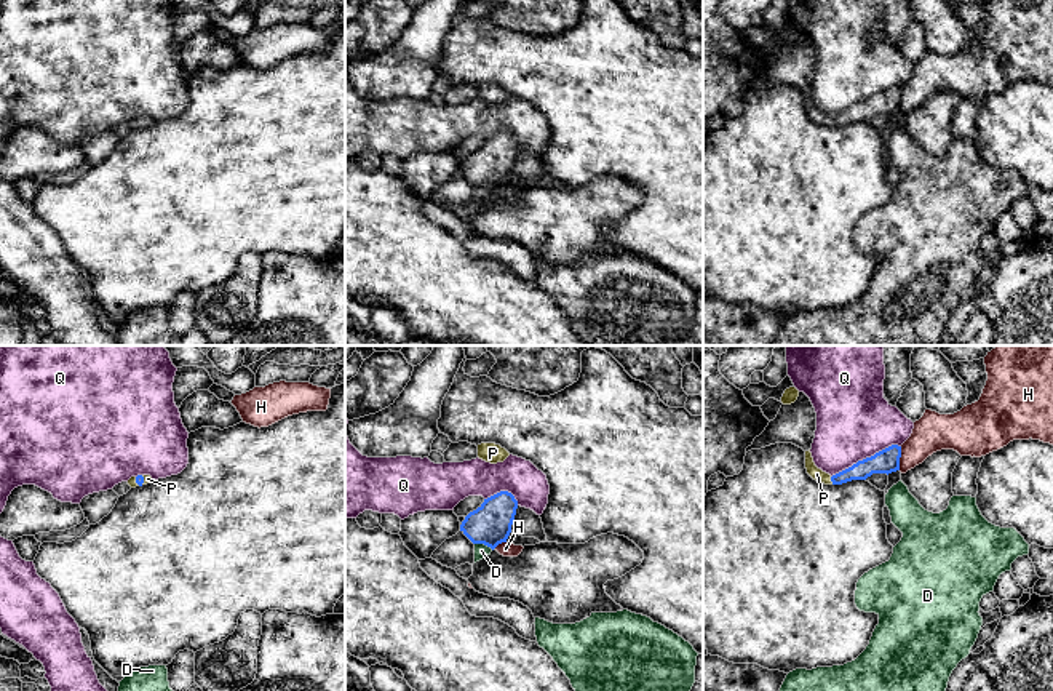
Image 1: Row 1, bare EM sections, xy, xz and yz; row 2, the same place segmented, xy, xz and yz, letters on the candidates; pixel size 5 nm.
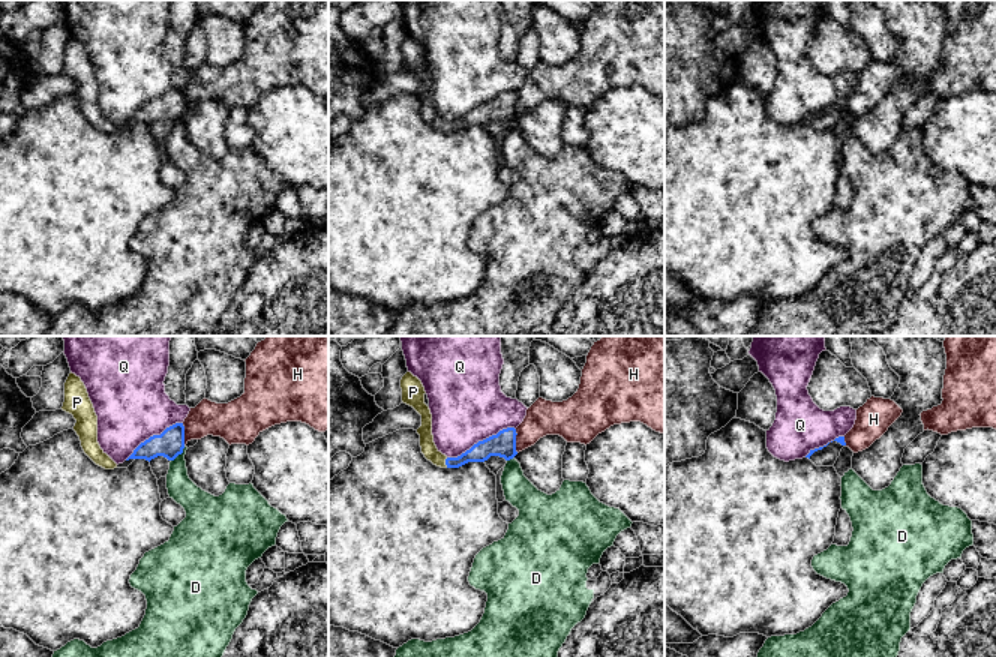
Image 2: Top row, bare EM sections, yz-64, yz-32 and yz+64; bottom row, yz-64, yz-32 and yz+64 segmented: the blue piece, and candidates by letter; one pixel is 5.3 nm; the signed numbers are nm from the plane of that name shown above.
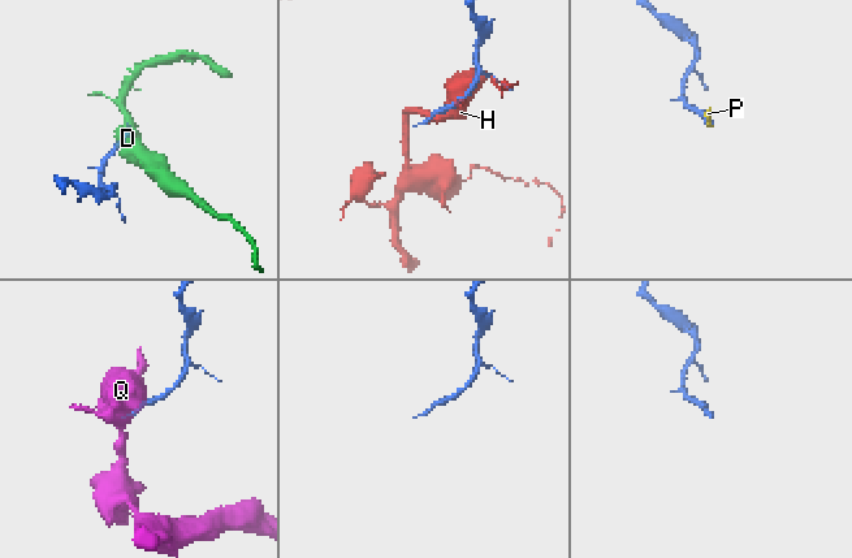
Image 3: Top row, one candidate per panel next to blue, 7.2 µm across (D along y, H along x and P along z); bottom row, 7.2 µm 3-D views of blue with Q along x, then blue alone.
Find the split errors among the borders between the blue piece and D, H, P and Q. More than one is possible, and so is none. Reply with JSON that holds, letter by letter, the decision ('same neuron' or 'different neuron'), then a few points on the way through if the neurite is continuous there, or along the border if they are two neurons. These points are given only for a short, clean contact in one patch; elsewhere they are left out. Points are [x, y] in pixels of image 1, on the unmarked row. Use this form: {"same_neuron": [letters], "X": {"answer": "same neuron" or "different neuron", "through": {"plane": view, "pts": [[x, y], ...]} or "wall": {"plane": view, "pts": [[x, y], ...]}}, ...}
{"same_neuron": ["P"], "D": {"answer": "different neuron", "wall": {"plane": "xz", "pts": [[475, 184], [483, 184], [492, 191]]}}, "H": {"answer": "different neuron"}, "P": {"answer": "same neuron", "through": {"plane": "yz", "pts": [[876, 106], [831, 122], [817, 115]]}}, "Q": {"answer": "different neuron", "wall": {"plane": "yz", "pts": [[900, 87], [882, 90], [831, 119]]}}}

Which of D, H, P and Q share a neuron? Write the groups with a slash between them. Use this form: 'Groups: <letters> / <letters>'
Groups: D / H / P / Q

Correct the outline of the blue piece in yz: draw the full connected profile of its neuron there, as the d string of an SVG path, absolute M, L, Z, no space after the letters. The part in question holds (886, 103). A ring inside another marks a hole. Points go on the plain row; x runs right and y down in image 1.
M892 86L879 94L876 94L871 99L866 99L863 102L858 102L852 109L836 115L829 117L818 110L813 104L810 91L805 93L805 110L807 115L825 126L842 126L852 122L866 122L872 115L892 115L900 112L900 99L901 99L901 88Z

